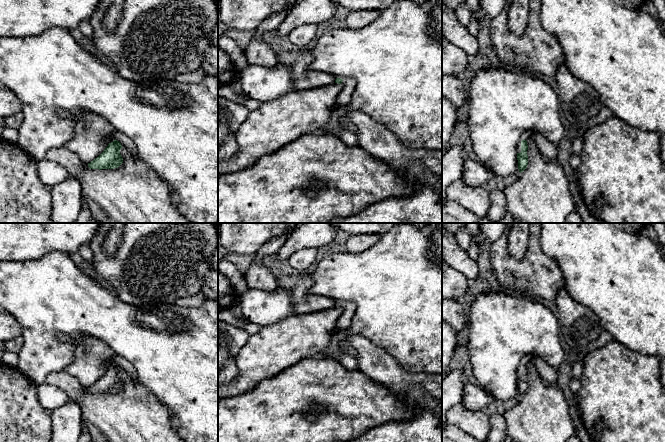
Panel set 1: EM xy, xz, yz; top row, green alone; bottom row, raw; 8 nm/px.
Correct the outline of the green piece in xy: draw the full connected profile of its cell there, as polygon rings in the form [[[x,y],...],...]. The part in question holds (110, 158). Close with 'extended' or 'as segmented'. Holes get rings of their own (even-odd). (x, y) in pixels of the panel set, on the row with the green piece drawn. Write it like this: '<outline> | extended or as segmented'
[[[116,131],[113,135],[115,140],[108,144],[104,151],[93,161],[88,163],[90,169],[114,169],[123,163],[120,150],[124,147],[126,151],[133,155],[137,155],[137,147],[134,142],[126,135]]] | extended

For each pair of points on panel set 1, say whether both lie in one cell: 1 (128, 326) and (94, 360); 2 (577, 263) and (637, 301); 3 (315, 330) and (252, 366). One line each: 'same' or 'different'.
1: different
2: same
3: same

